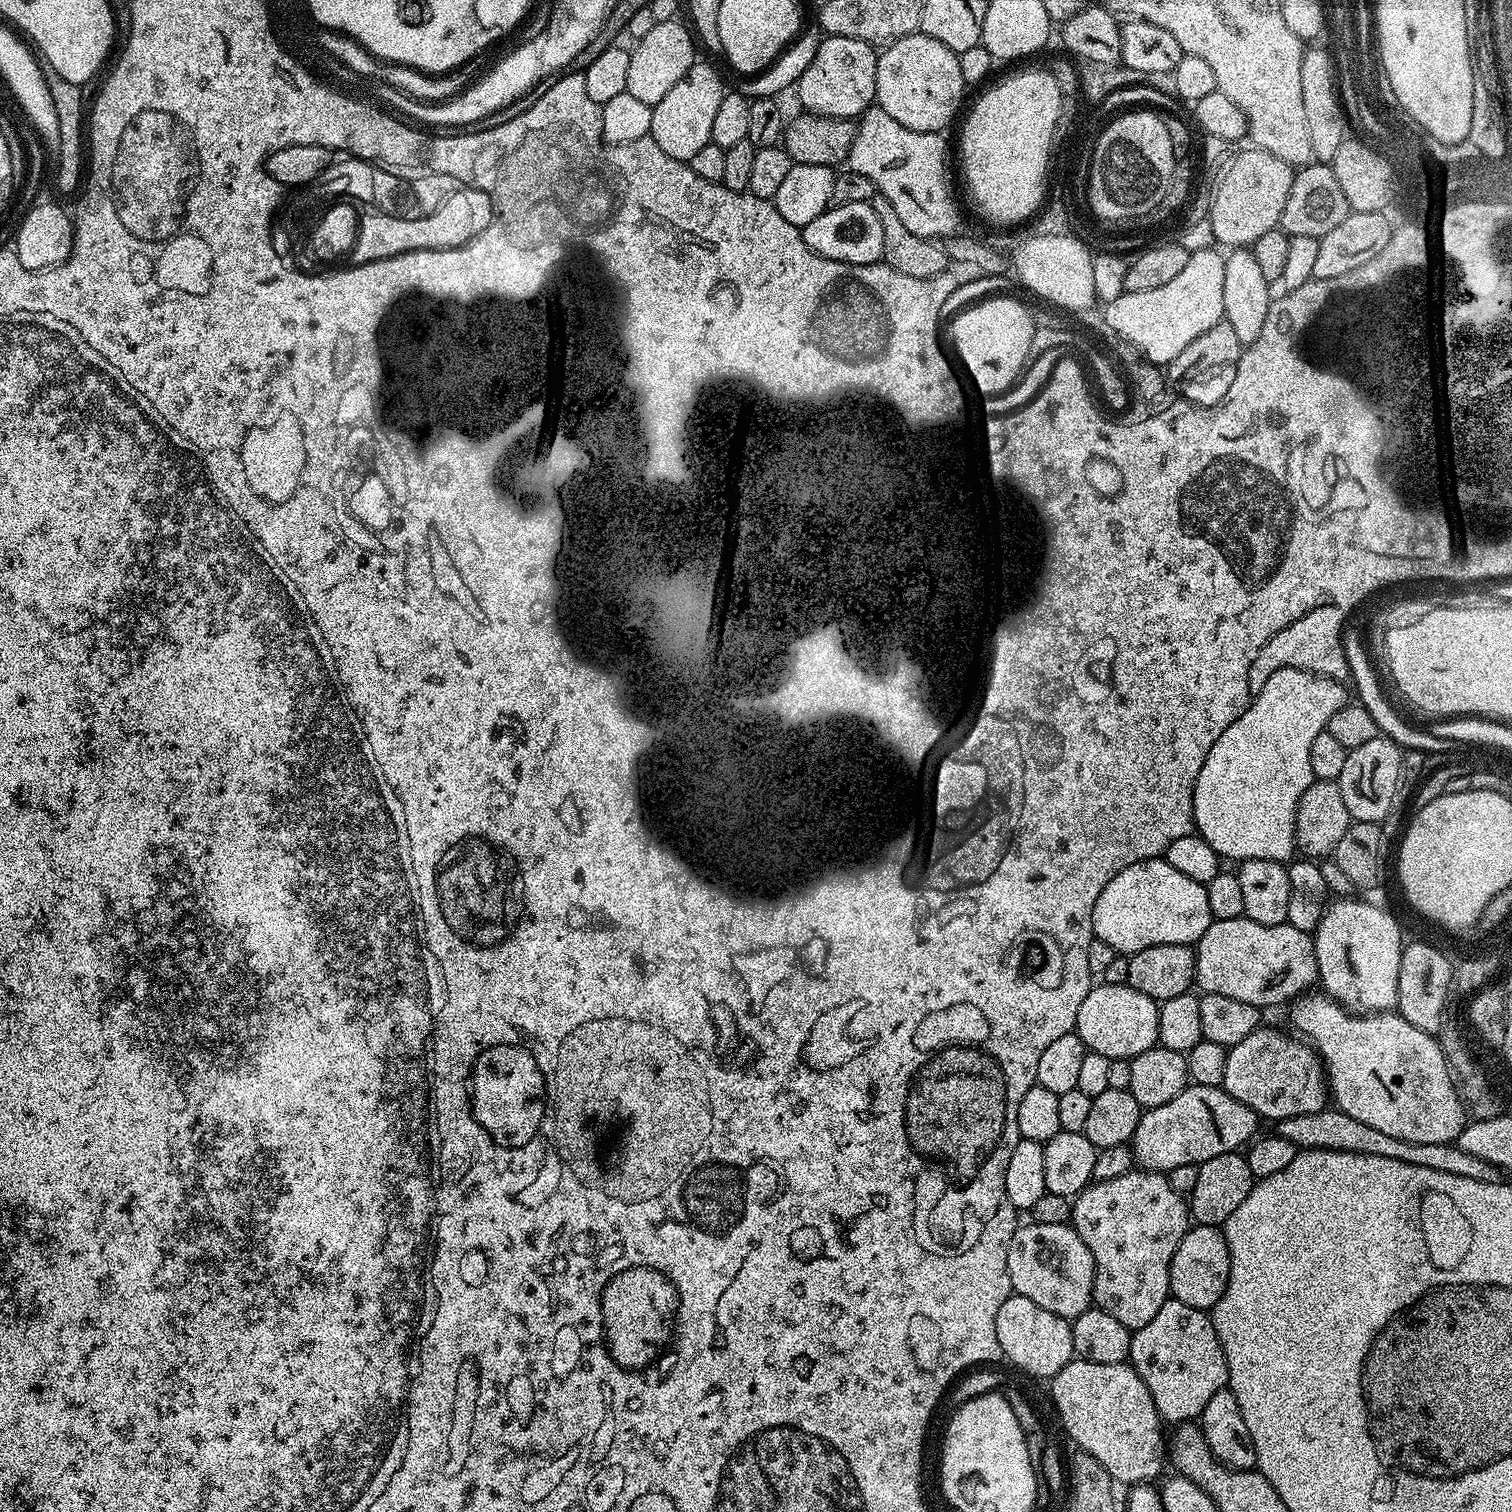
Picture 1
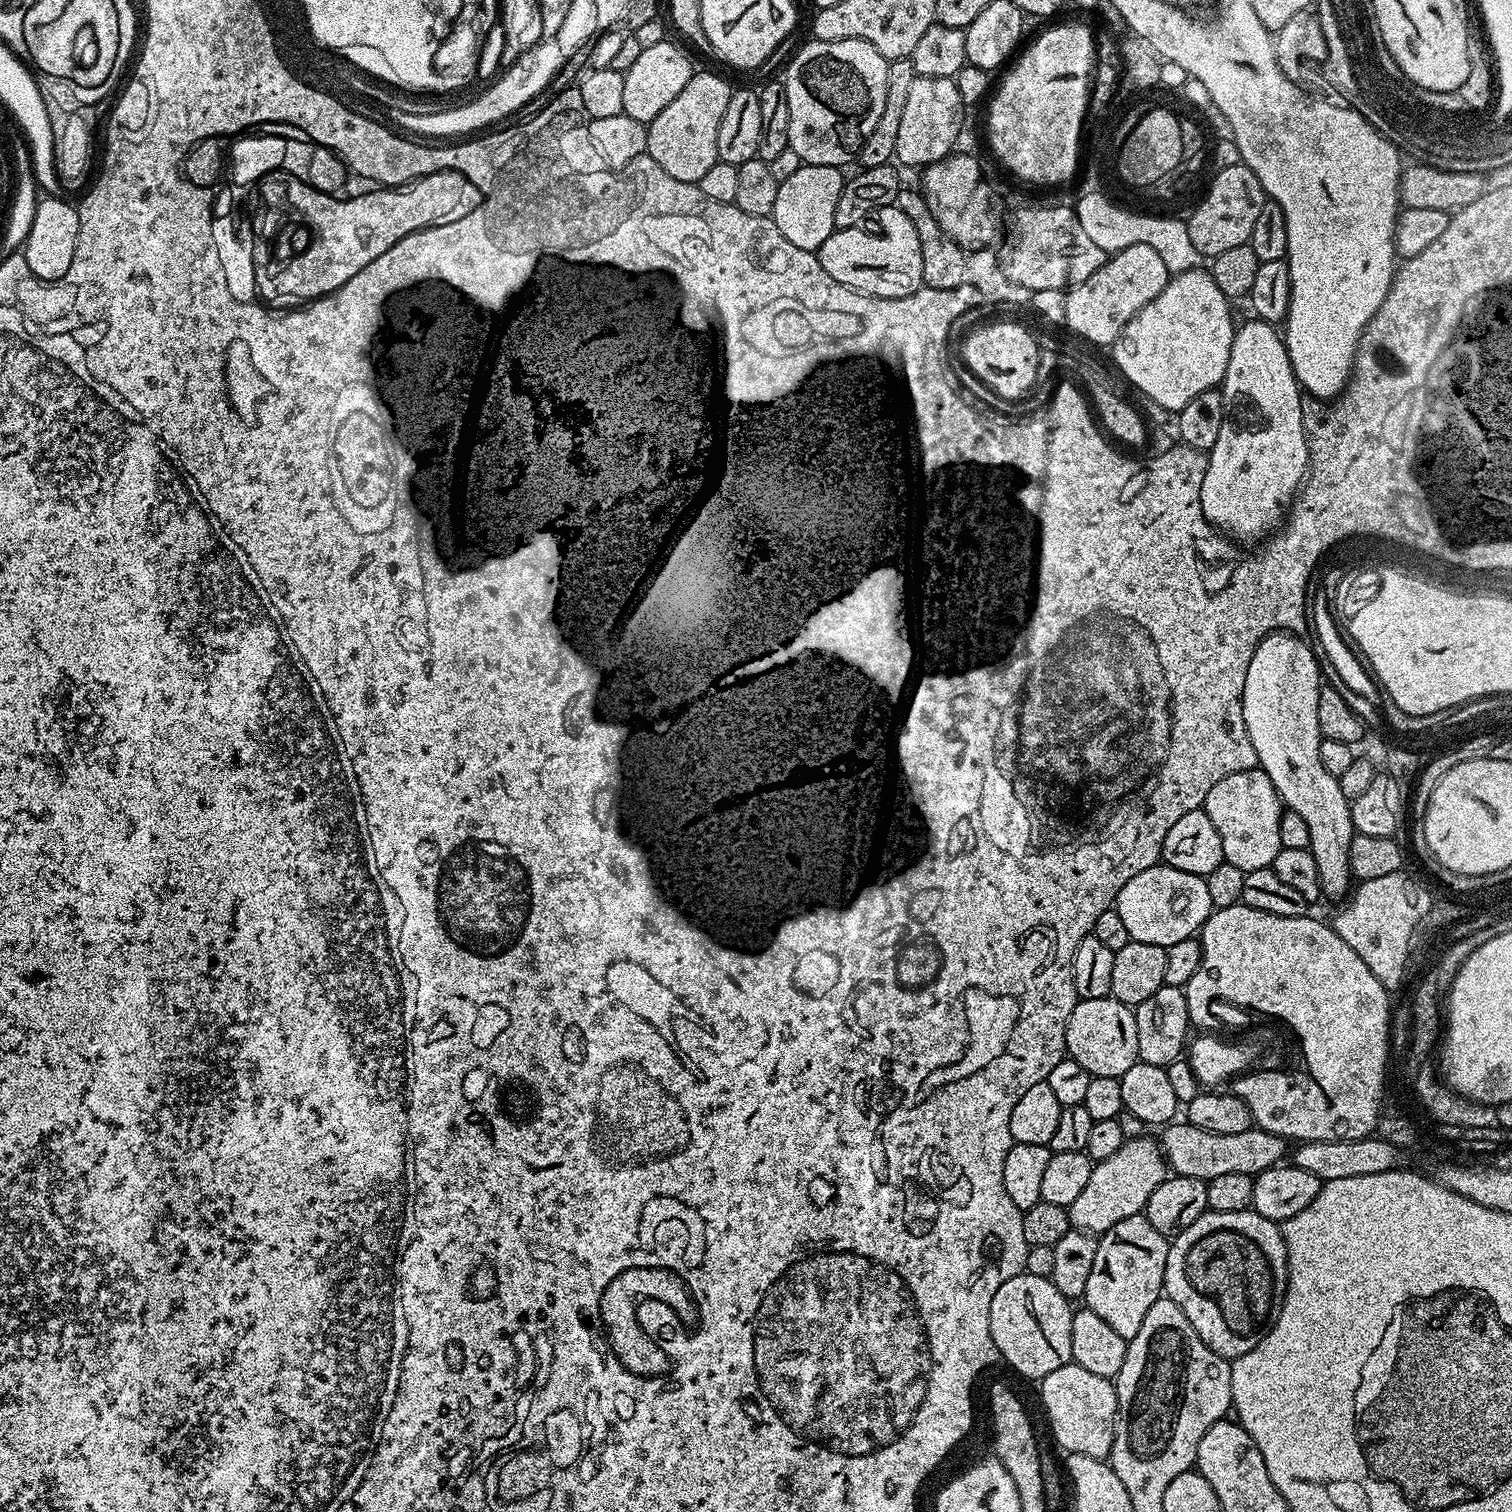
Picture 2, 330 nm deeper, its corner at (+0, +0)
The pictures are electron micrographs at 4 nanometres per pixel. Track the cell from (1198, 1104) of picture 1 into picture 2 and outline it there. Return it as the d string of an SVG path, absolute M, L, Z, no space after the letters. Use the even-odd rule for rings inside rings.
M1145 1134L1133 1140L1125 1140L1124 1145L1110 1158L1095 1161L1092 1165L1090 1179L1086 1187L1074 1202L1069 1204L1068 1223L1073 1229L1093 1234L1102 1234L1114 1226L1114 1222L1122 1222L1122 1218L1130 1218L1143 1213L1146 1202L1154 1190L1169 1175L1170 1169L1164 1158L1164 1149Z

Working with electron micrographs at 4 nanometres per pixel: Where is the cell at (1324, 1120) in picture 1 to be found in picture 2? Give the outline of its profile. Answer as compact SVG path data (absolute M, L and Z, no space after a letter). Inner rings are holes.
M1173 1122L1163 1132L1162 1147L1169 1169L1175 1175L1205 1182L1222 1174L1246 1174L1255 1178L1262 1170L1281 1163L1290 1152L1289 1141L1283 1136L1270 1134L1255 1126L1242 1130L1242 1134L1214 1134L1187 1122Z

